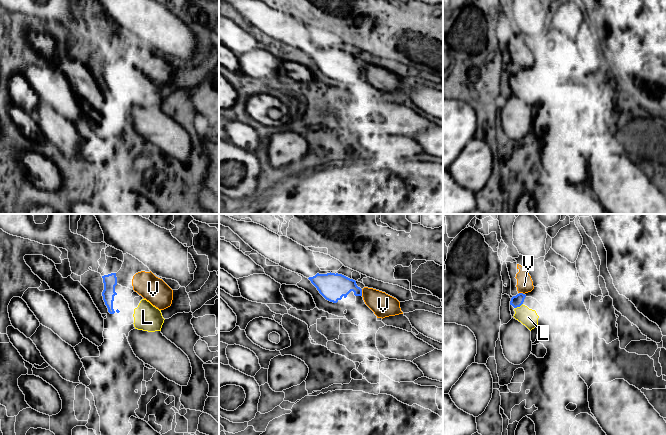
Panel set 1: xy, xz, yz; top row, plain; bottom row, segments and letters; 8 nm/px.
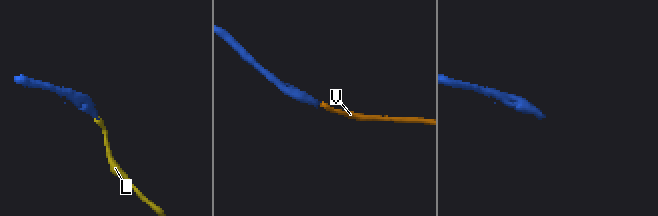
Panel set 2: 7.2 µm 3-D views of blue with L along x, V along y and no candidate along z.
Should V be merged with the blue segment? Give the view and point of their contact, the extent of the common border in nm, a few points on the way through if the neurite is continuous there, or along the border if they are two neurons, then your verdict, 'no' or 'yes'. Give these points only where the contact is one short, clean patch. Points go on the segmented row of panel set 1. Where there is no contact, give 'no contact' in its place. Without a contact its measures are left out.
xz (361, 292) | 60 nm | along xz (361, 289), (362, 295) | no

